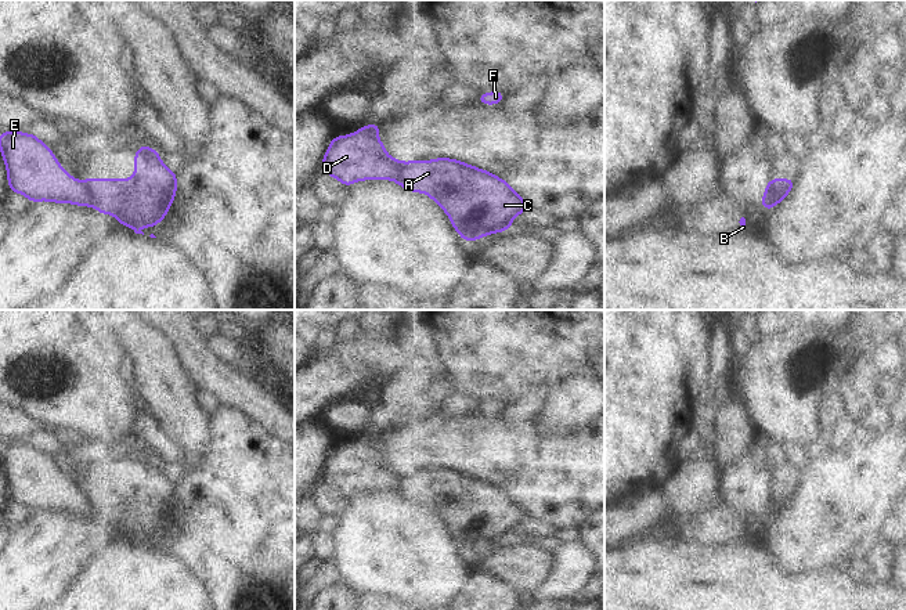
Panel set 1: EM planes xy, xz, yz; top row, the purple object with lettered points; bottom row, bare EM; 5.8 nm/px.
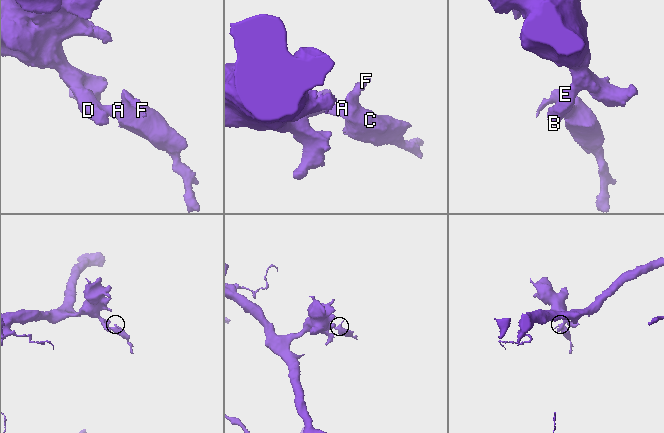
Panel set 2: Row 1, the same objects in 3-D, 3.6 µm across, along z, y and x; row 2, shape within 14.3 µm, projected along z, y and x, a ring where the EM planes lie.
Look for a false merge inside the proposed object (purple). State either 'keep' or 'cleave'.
cleave

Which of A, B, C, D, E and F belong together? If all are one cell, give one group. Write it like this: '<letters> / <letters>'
A C F / B D E

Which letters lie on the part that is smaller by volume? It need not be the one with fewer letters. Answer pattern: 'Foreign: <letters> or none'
Foreign: A, C, F

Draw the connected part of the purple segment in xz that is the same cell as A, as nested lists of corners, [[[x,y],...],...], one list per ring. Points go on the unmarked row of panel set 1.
[[[451,468],[401,472],[393,491],[407,501],[425,502],[437,512],[465,552],[512,539],[512,530],[521,521],[530,521],[527,512],[509,492],[484,479]]]

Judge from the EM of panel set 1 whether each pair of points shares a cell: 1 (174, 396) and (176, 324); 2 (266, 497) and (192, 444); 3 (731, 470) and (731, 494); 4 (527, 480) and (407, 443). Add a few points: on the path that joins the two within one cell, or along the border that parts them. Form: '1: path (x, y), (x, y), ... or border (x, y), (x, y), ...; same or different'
1: border (152, 324), (173, 342), (188, 376); different
2: border (213, 422), (205, 459), (187, 472); different
3: path (731, 476), (731, 488); same
4: path (497, 450), (475, 443), (437, 443); same

